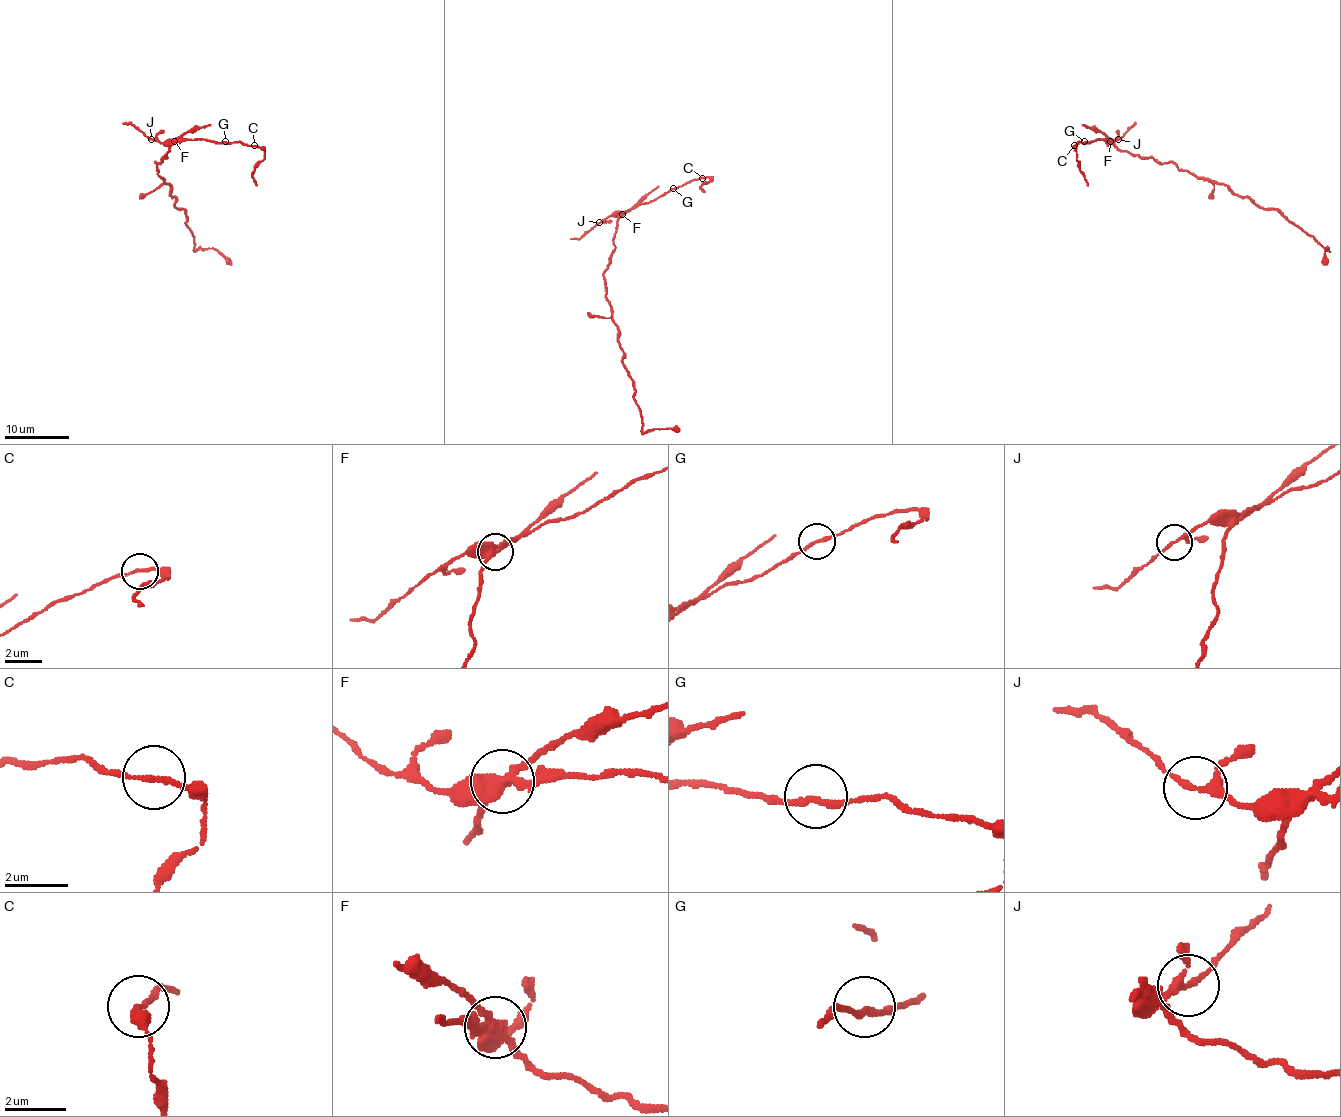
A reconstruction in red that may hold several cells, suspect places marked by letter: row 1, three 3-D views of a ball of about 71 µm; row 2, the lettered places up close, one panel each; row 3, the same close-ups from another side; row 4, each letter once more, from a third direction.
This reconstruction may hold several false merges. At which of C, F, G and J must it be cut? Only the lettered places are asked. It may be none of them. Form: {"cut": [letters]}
{"cut": ["C", "F"]}

